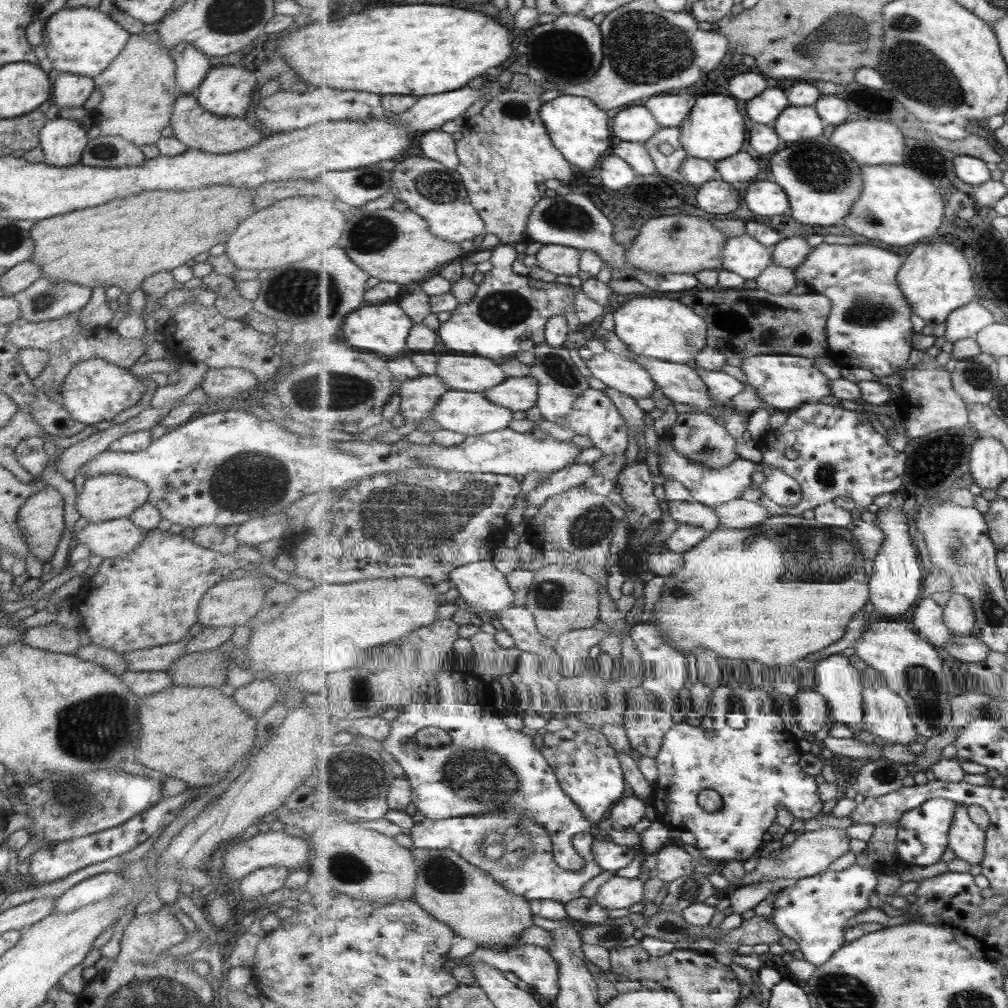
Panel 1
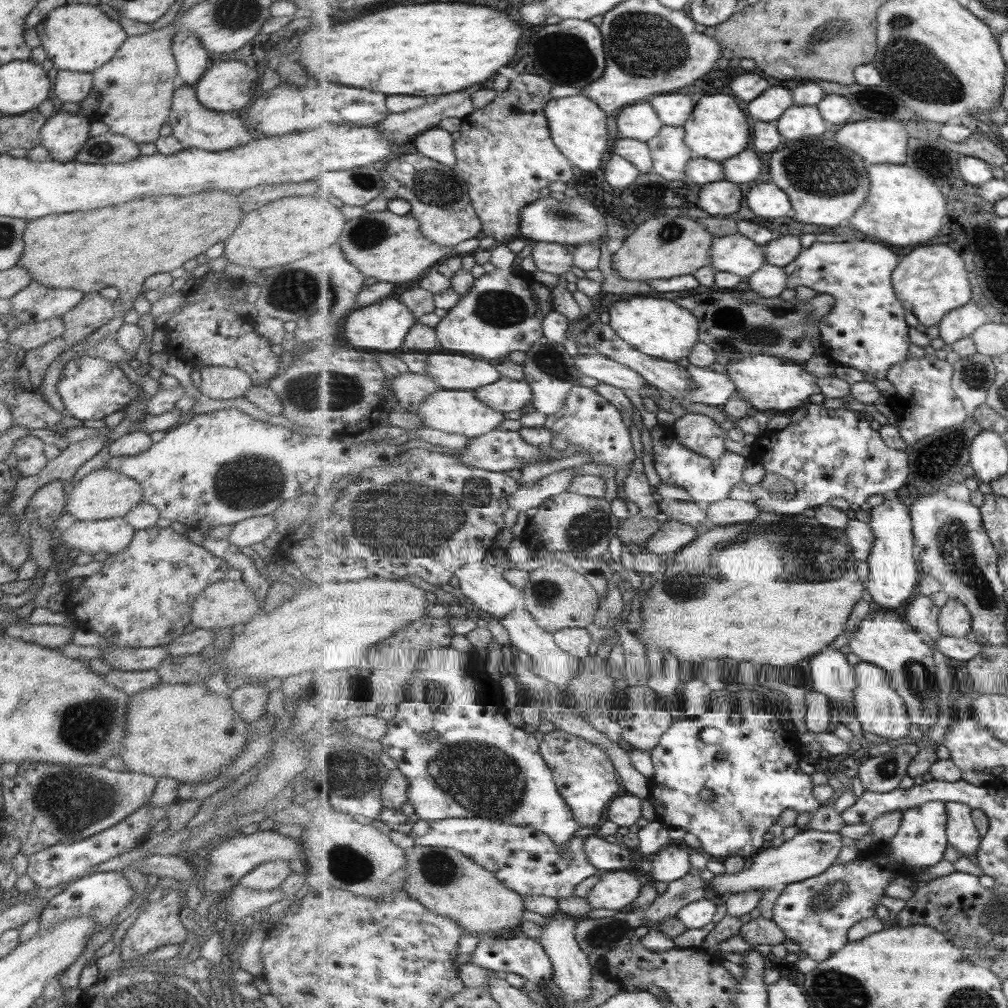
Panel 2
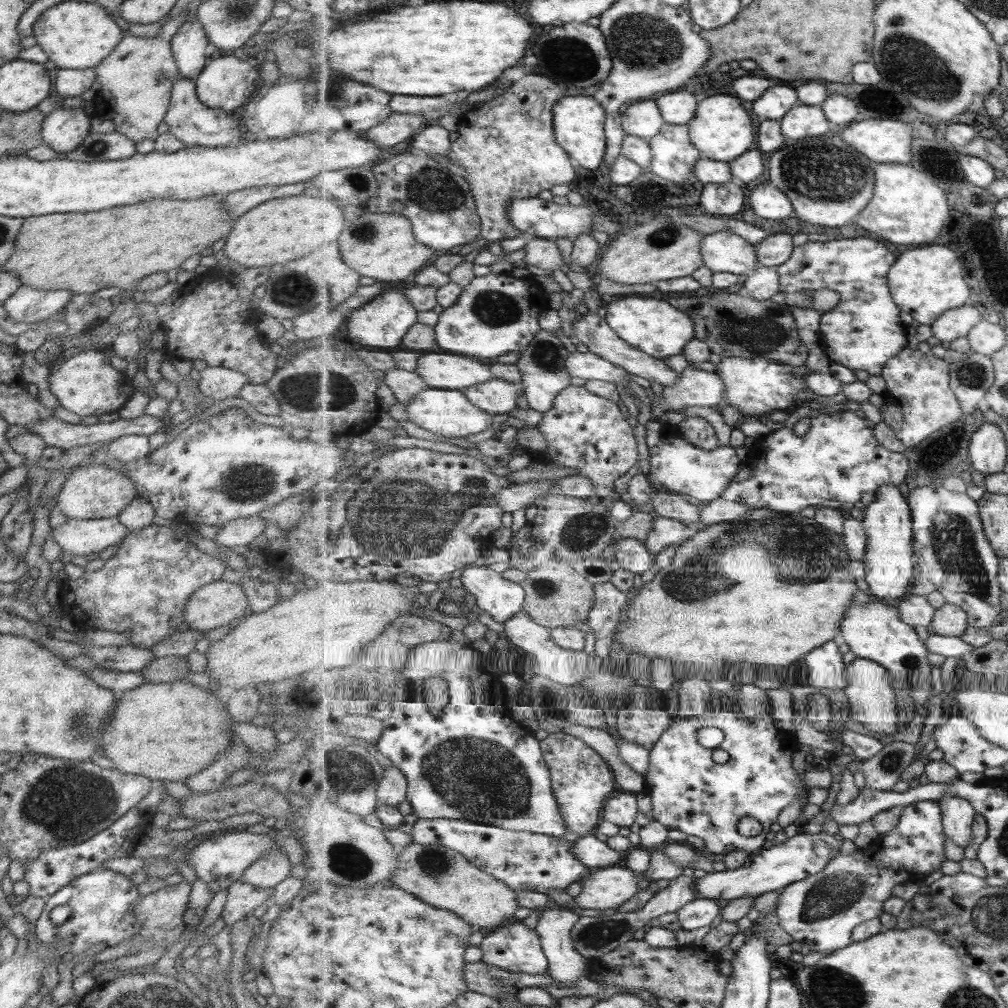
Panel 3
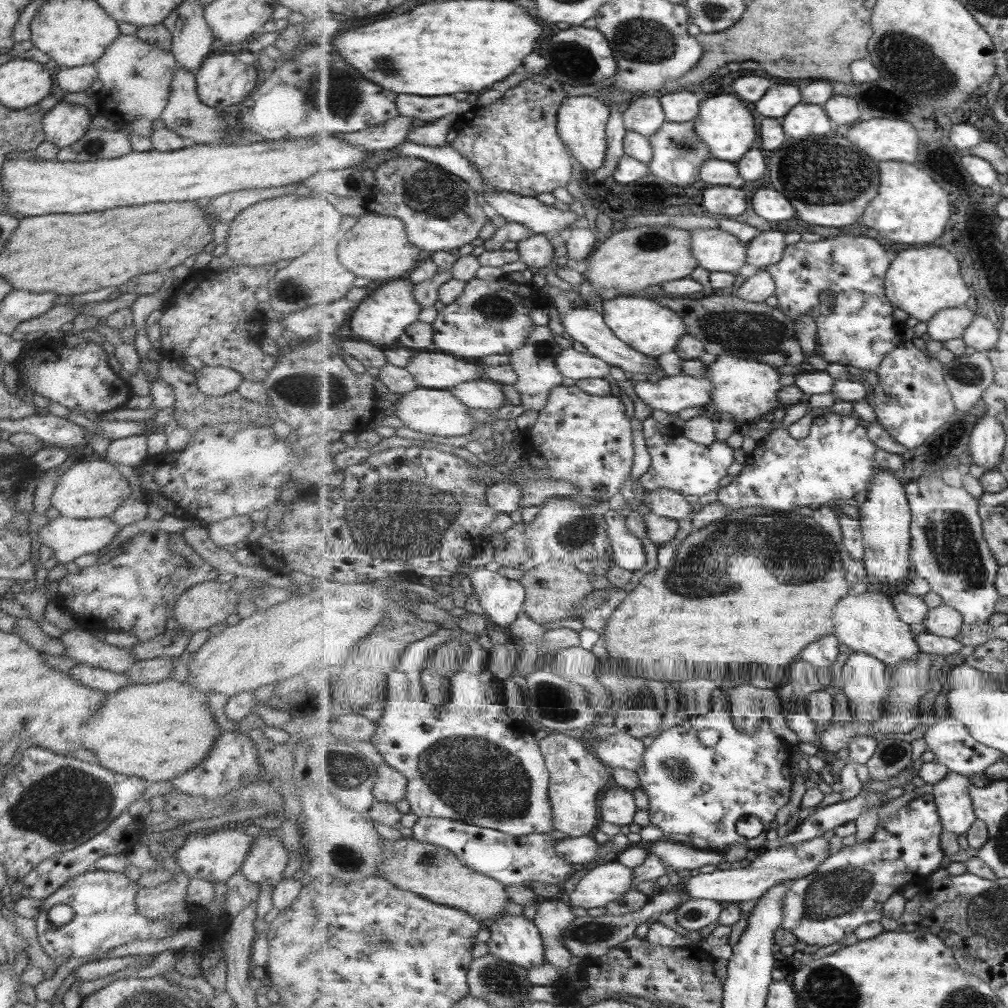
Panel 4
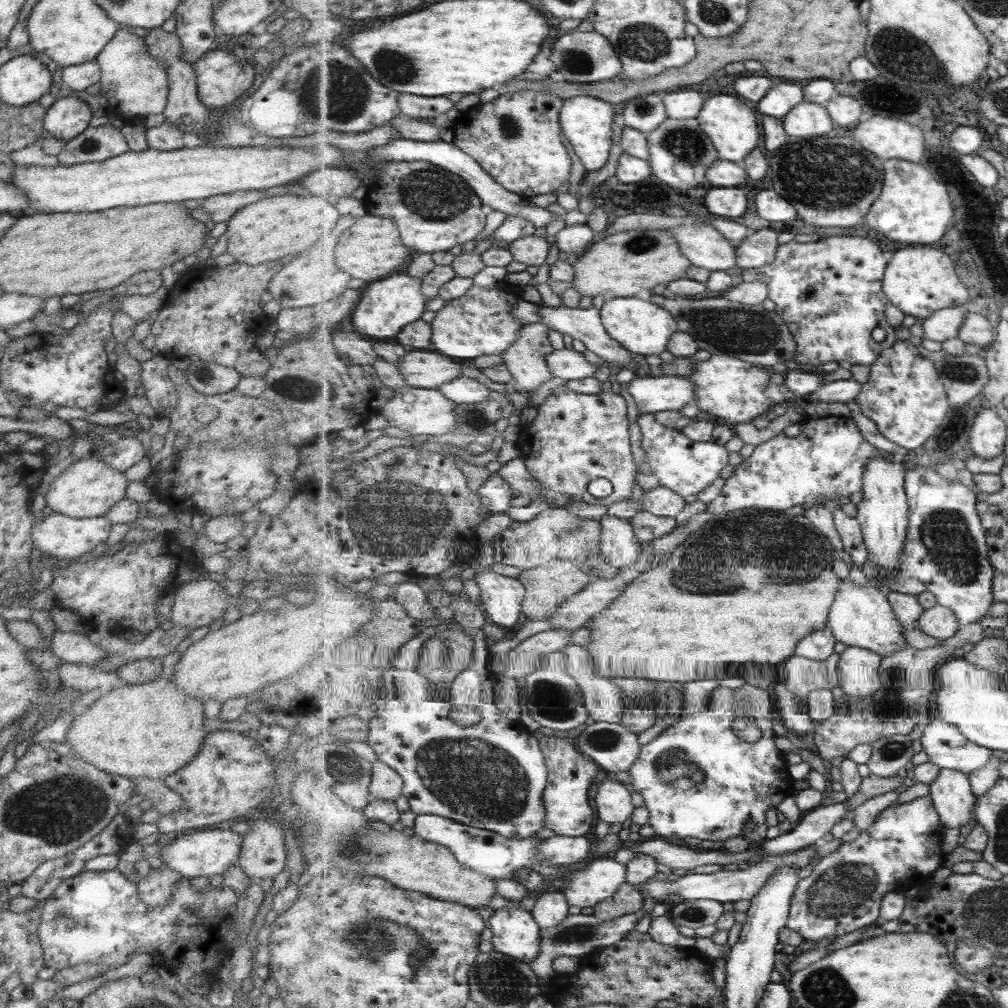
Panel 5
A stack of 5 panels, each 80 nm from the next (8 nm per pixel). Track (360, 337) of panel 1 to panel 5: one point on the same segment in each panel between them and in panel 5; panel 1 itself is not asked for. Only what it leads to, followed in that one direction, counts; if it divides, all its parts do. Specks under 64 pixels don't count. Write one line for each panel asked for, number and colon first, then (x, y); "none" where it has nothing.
2: (381, 327)
3: (381, 324)
4: (384, 316)
5: (387, 306)

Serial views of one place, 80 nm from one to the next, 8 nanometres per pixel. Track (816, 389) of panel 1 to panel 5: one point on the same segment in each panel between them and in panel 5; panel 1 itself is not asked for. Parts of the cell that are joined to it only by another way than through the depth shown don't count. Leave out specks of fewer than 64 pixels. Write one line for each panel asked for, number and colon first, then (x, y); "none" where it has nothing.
2: (769, 383)
3: (755, 386)
4: (746, 389)
5: (731, 390)

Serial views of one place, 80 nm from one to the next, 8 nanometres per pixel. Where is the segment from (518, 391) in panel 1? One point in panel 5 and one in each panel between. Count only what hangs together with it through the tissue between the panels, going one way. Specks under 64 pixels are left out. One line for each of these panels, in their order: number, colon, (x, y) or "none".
2: (505, 395)
3: (497, 396)
4: (479, 393)
5: (465, 390)

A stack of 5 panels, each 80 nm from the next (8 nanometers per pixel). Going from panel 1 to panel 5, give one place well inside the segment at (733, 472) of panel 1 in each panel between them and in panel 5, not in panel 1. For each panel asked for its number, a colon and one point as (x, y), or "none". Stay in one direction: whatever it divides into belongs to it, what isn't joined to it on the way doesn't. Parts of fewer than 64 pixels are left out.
2: (708, 480)
3: (677, 465)
4: (677, 462)
5: (673, 460)

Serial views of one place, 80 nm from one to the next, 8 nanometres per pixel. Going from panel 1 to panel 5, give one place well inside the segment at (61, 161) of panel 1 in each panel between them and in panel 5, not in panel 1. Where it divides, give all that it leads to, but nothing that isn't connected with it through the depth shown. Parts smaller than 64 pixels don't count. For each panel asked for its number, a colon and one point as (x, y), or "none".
2: (62, 134)
3: (63, 129)
4: (64, 123)
5: (68, 117)

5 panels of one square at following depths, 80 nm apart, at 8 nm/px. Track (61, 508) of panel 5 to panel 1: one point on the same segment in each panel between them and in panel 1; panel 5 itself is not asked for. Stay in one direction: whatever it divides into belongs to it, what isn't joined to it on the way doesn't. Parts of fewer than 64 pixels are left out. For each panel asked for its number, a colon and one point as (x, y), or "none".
1: (103, 497)
2: (101, 494)
3: (92, 491)
4: (88, 489)

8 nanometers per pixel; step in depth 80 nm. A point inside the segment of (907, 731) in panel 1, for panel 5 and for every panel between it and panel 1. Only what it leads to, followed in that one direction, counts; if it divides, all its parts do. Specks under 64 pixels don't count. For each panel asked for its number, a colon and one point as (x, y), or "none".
2: (880, 710)
3: (871, 696)
4: (866, 682)
5: (860, 671)

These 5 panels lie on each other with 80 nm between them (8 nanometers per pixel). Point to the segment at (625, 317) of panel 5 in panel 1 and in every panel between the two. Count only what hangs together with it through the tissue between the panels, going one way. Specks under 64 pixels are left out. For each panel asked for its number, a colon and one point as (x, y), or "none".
1: (664, 329)
2: (661, 329)
3: (656, 327)
4: (649, 327)

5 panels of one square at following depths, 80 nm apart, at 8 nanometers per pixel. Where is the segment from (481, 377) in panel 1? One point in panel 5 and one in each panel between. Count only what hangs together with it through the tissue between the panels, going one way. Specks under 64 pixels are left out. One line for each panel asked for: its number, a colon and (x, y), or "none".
2: (450, 371)
3: (446, 371)
4: (434, 370)
5: (428, 369)

